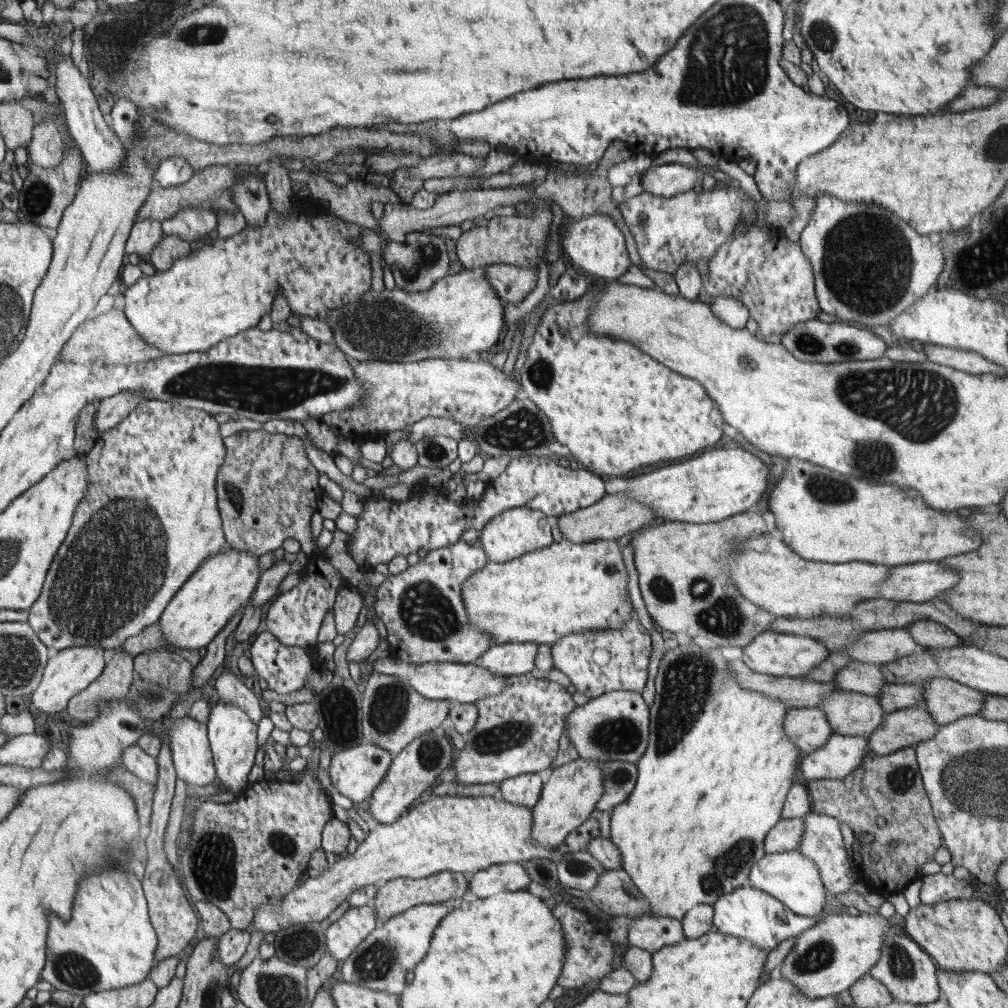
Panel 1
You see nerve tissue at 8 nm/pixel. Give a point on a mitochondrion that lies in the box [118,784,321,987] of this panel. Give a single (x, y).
(212, 862)

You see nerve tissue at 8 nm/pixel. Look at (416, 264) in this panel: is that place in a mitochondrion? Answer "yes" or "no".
yes

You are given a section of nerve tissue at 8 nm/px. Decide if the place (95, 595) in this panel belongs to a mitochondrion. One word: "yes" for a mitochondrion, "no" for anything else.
yes

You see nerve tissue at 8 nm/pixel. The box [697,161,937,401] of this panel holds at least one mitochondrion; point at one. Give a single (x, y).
(867, 262)

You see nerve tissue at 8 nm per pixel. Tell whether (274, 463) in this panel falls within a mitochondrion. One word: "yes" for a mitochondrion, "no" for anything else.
no

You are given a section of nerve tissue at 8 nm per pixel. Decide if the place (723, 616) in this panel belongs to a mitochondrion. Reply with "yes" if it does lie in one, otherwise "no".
yes

